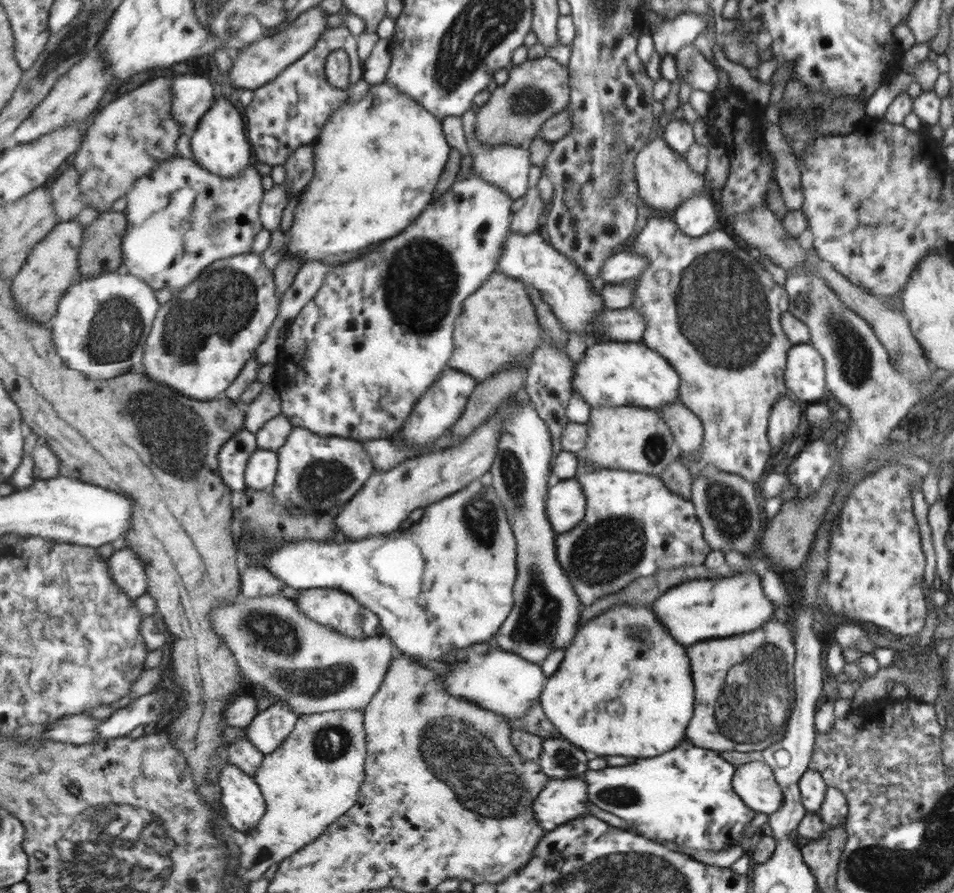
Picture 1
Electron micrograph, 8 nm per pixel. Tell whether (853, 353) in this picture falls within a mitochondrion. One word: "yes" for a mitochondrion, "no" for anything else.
yes

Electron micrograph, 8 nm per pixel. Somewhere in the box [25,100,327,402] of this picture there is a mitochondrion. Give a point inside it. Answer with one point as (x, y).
(228, 300)

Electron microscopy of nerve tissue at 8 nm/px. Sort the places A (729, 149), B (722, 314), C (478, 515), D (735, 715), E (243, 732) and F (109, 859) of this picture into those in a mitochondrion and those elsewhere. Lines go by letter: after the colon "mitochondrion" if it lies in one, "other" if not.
A: other
B: mitochondrion
C: mitochondrion
D: mitochondrion
E: other
F: mitochondrion

